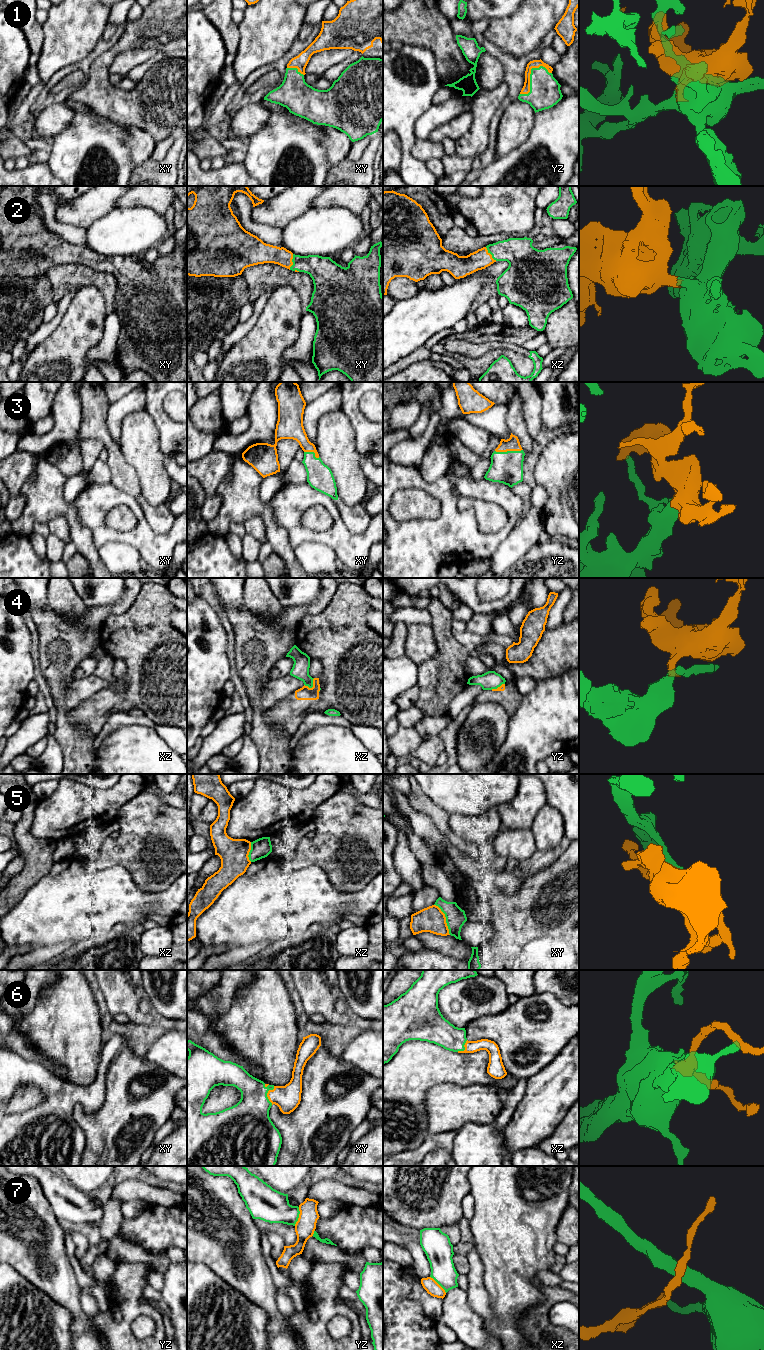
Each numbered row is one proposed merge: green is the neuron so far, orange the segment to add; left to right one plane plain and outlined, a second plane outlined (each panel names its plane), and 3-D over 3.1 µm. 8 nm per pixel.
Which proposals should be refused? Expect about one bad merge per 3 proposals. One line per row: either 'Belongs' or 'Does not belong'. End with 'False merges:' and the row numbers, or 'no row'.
1: Belongs
2: Belongs
3: Belongs
4: Does not belong
5: Does not belong
6: Belongs
7: Does not belong
False merges: 4, 5, 7

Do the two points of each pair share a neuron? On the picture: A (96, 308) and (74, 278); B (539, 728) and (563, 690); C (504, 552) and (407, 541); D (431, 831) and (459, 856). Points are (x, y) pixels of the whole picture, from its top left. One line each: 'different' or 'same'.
A: different
B: same
C: different
D: same

